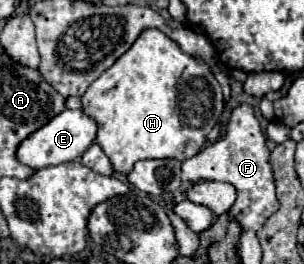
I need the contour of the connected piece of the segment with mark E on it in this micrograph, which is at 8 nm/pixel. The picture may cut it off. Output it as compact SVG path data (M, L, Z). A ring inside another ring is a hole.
M62 110L48 124L44 124L44 128L38 128L36 132L32 132L32 136L20 142L20 148L16 148L16 158L34 170L76 160L94 142L96 130L96 122L88 118L82 110Z

